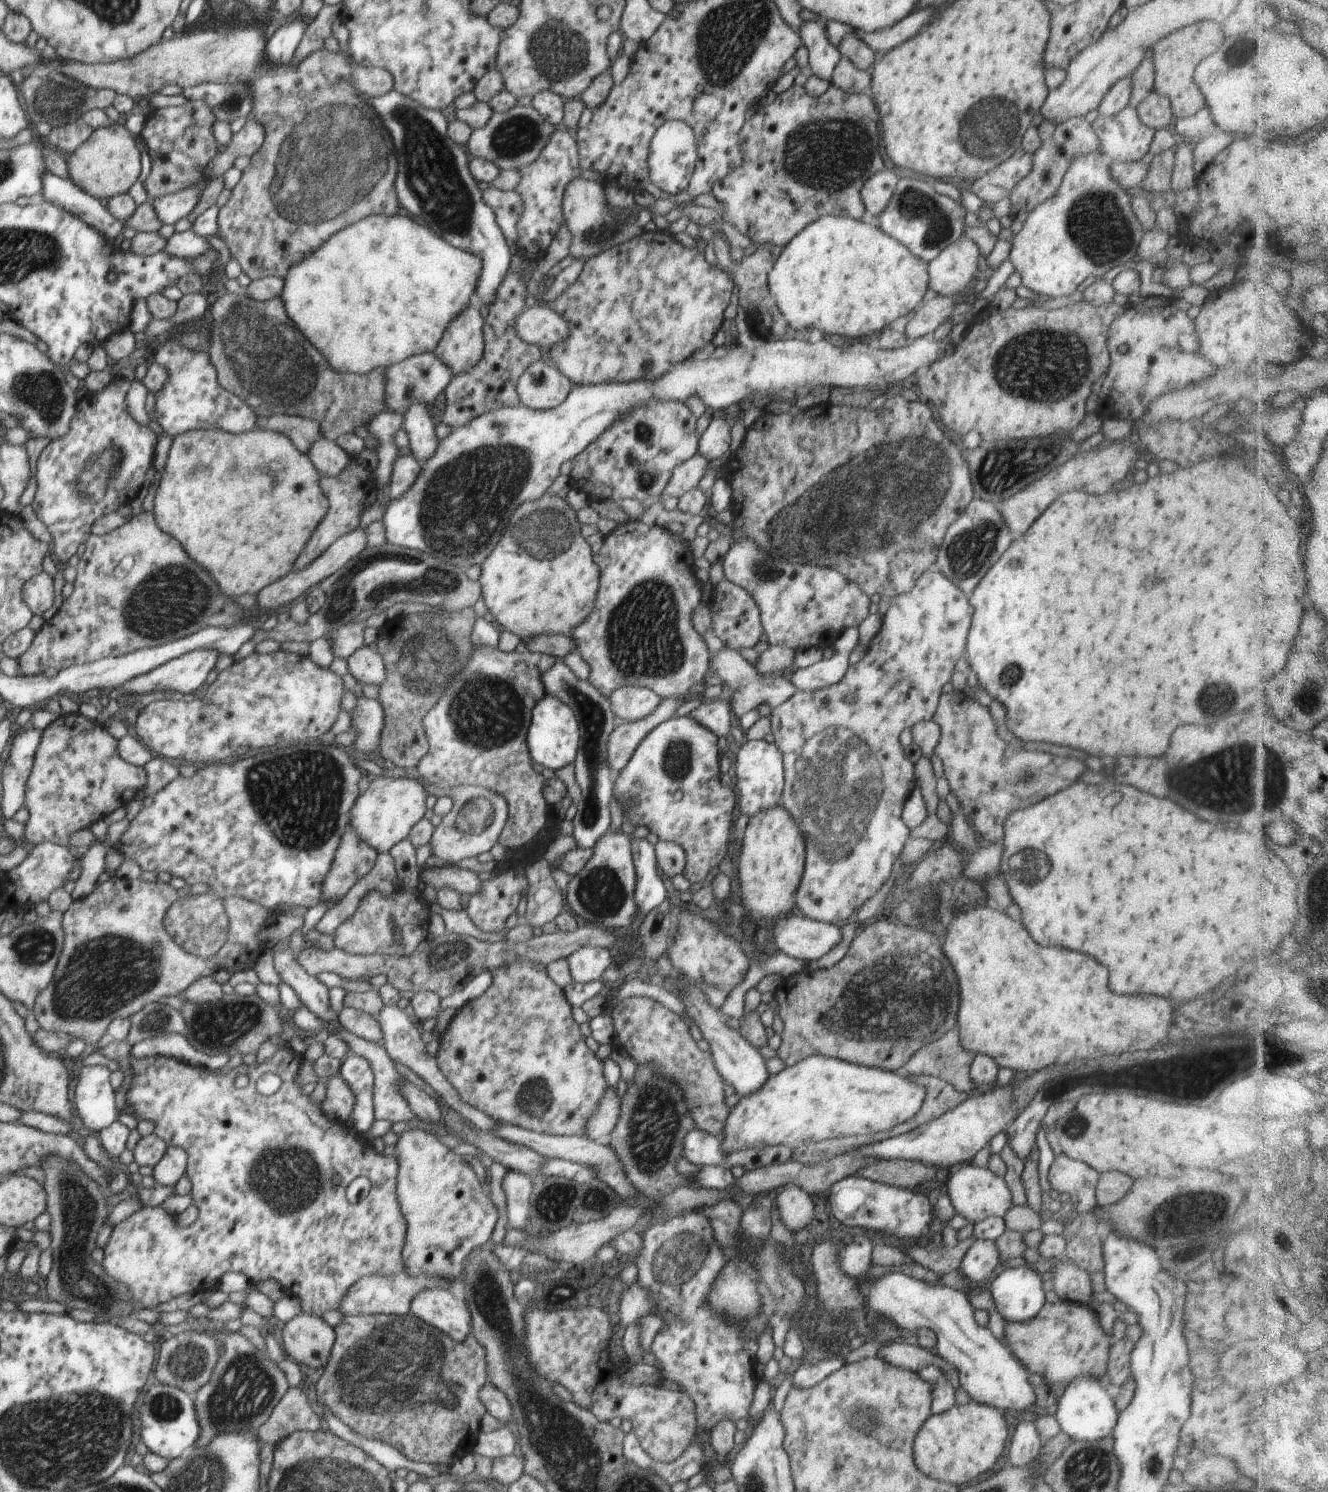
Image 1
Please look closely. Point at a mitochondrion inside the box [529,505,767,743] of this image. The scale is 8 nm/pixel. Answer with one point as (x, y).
(642, 638)

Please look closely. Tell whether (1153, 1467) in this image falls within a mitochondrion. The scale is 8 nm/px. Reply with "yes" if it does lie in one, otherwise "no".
yes

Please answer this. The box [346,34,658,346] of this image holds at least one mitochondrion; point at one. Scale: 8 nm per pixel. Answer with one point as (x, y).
(432, 178)

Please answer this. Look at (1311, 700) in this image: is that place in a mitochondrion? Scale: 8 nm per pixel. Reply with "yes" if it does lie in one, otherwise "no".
yes

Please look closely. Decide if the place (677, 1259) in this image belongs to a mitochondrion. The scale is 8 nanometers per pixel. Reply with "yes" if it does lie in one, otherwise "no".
yes

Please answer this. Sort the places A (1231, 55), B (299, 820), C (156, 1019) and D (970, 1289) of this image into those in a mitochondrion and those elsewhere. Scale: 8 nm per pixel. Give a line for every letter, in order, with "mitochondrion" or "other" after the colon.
A: mitochondrion
B: mitochondrion
C: mitochondrion
D: other

